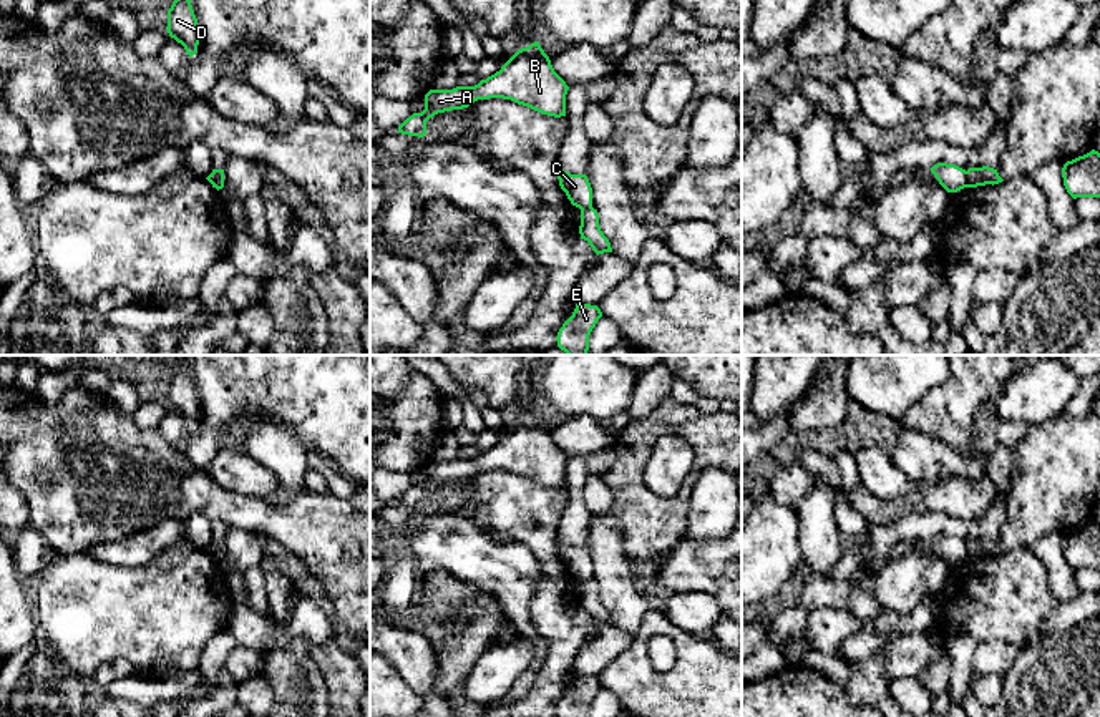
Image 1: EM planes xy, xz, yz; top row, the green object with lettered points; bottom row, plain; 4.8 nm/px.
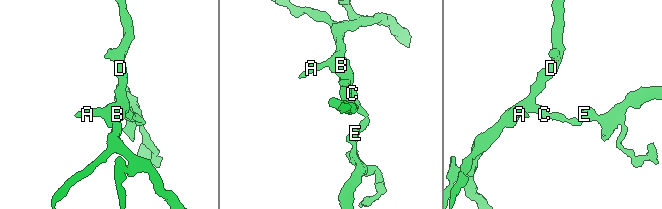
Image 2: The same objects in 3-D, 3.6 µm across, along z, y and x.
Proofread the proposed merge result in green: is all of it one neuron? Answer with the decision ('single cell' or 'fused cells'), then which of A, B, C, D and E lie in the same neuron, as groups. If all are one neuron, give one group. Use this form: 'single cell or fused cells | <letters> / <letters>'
fused cells | A B C D / E

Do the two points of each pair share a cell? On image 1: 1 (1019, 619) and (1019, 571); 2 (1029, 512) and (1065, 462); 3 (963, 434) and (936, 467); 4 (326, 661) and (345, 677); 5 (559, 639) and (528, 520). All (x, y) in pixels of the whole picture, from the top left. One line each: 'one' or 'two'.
1: one
2: one
3: two
4: one
5: one

